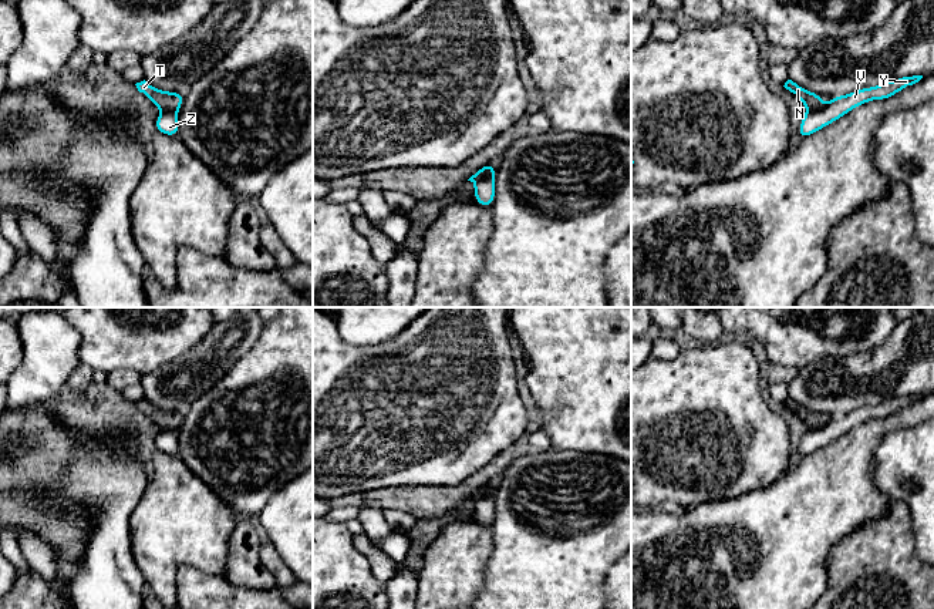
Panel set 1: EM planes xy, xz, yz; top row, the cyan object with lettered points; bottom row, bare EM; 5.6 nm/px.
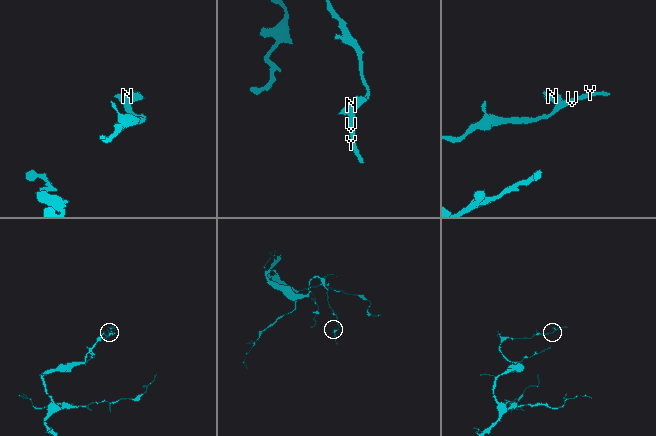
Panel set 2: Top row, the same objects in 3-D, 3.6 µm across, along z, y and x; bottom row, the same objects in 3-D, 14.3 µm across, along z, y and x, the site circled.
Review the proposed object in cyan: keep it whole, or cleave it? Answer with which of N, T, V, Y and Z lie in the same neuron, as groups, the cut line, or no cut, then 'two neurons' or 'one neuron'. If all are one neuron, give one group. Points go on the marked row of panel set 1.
N T / V Y Z; cut in yz along (823, 107), (808, 111); two neurons

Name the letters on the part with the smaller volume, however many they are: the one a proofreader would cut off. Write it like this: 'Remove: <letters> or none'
Remove: N, T

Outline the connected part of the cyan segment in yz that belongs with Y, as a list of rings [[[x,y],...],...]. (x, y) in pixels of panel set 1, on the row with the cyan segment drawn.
[[[923,75],[896,78],[881,83],[877,87],[860,88],[846,95],[833,97],[823,108],[805,114],[798,129],[799,138],[803,139],[815,134],[867,101],[887,100],[898,91],[918,83],[921,78]]]

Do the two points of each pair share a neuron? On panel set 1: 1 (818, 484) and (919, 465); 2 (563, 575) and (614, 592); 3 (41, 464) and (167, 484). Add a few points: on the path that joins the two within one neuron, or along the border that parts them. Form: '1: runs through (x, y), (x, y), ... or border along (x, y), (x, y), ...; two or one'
1: border along (880, 441), (875, 451), (872, 480), (892, 500); two
2: border along (616, 561), (609, 571), (603, 594); two
3: border along (149, 478), (132, 511); two

